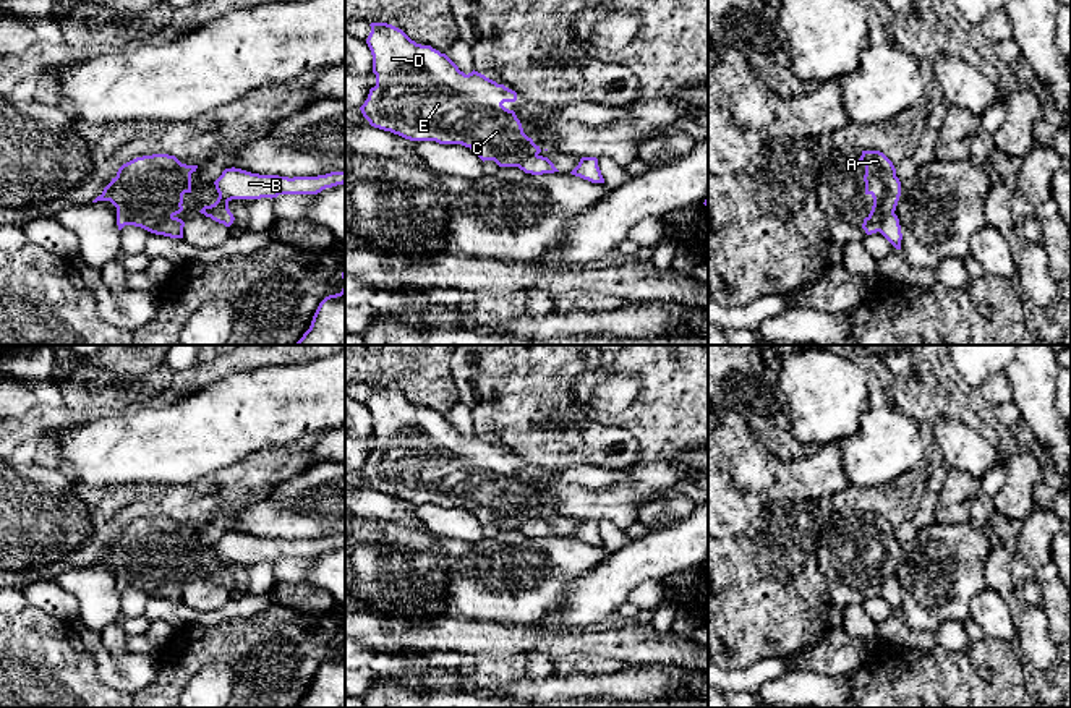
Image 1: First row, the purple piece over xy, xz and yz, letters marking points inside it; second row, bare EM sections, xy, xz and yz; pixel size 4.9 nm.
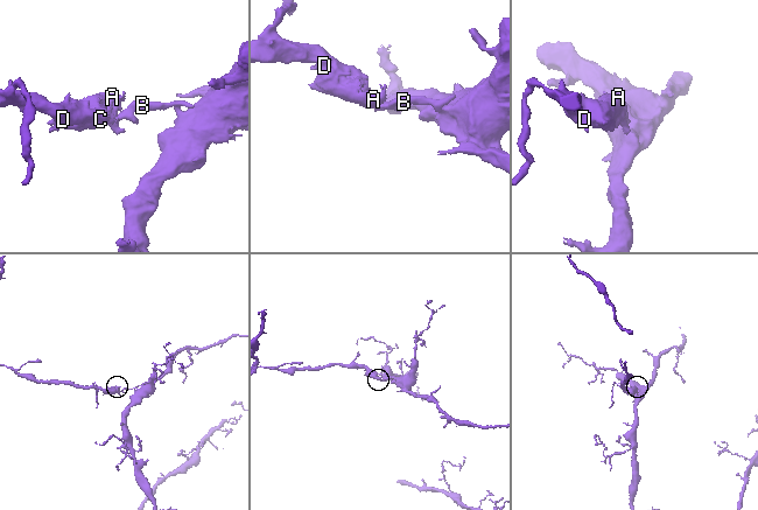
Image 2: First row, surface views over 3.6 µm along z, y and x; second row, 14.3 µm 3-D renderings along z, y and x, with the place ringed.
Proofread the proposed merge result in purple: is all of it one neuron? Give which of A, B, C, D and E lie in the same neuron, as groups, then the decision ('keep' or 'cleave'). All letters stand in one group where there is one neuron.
A C D E / B | cleave

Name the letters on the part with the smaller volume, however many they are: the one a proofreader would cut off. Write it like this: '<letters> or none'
A, C, D, E

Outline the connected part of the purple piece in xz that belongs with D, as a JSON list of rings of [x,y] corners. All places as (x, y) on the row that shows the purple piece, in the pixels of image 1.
[[[392,24],[369,26],[366,44],[373,55],[376,86],[369,89],[360,110],[371,126],[410,141],[462,144],[483,162],[494,160],[499,167],[518,167],[523,159],[541,152],[540,146],[523,133],[515,112],[502,105],[517,100],[515,91],[475,70],[465,75],[446,53],[416,44]]]

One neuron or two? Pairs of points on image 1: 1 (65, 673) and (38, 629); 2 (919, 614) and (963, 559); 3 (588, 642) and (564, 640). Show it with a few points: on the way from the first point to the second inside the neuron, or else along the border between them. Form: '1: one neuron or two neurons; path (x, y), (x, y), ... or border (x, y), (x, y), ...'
1: one neuron; path (54, 661), (38, 645), (38, 640)
2: one neuron; path (929, 601), (935, 587), (950, 572)
3: one neuron; path (582, 640), (571, 640)

